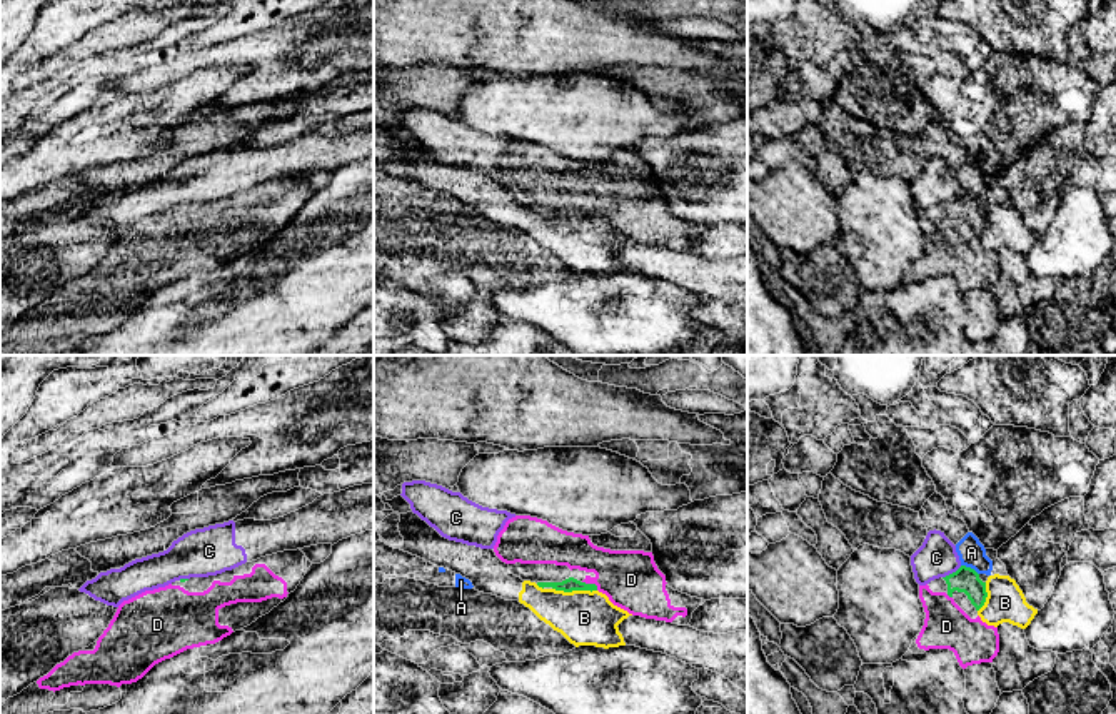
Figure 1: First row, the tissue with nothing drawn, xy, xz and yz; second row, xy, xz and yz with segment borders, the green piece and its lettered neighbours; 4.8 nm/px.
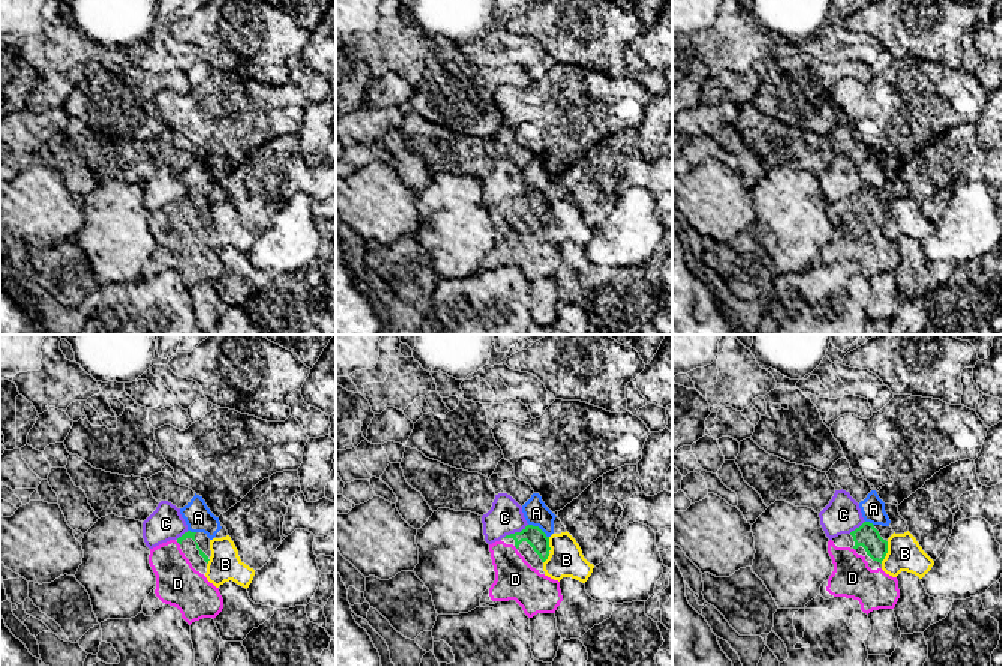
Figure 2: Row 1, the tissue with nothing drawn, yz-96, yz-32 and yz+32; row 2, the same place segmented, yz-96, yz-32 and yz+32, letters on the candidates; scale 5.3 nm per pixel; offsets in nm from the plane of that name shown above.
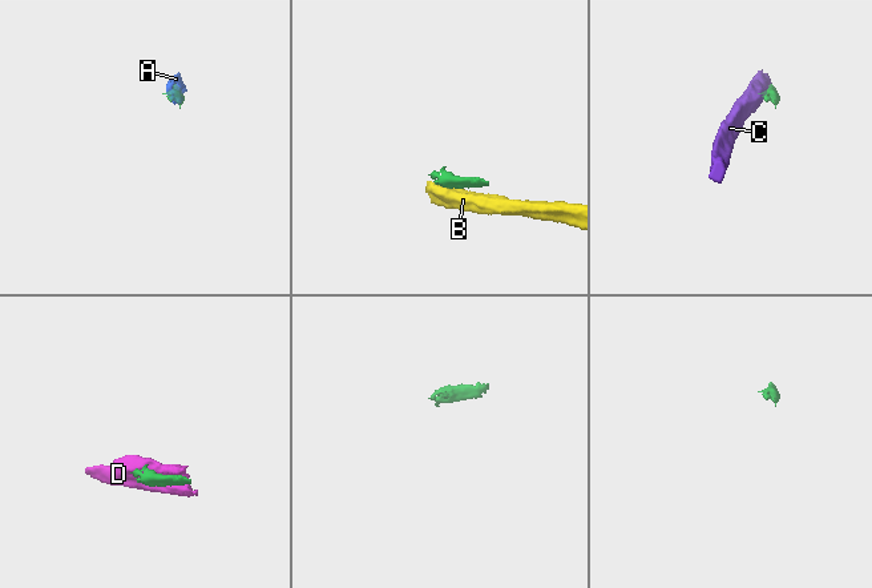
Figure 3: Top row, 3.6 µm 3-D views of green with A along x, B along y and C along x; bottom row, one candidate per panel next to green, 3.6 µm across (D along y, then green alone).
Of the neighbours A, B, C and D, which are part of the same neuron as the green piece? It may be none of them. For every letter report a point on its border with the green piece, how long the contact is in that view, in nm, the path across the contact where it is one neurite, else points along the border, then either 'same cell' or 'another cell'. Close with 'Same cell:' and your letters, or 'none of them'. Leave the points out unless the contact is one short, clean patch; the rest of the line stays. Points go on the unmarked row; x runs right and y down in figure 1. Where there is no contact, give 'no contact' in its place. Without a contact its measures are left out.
A: yz (970, 194) | 100 nm | along yz (961, 191), (978, 201) | another cell
B: xz (574, 216) | 220 nm | along xz (552, 214), (596, 217) | another cell
C: yz (953, 199) | 110 nm | along yz (961, 192), (943, 204) | another cell
D: xz (591, 211) | 90 nm | same cell
Same cell: D

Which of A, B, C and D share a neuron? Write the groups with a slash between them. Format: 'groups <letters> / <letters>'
groups A / B / C / D

